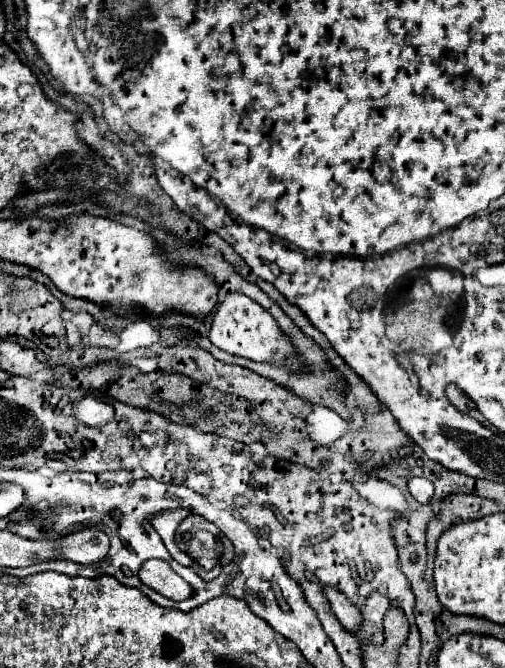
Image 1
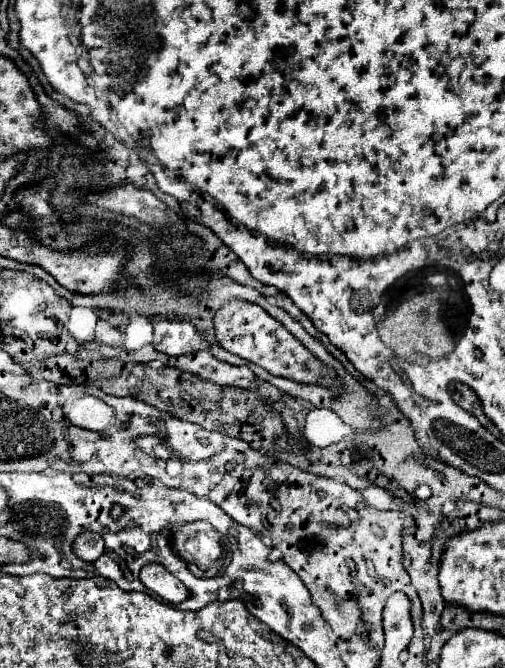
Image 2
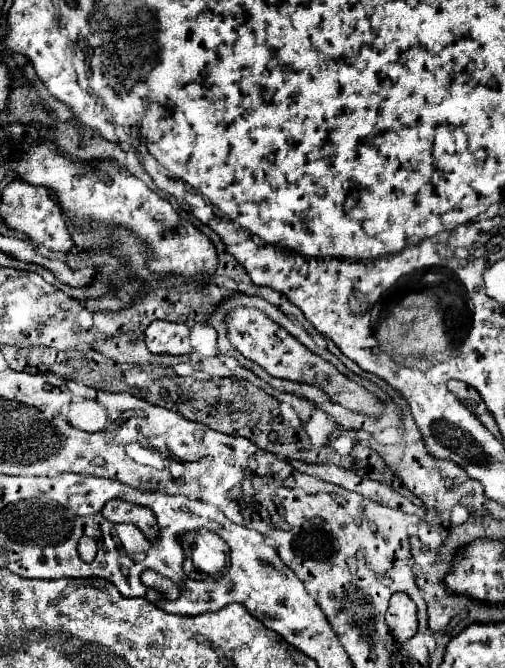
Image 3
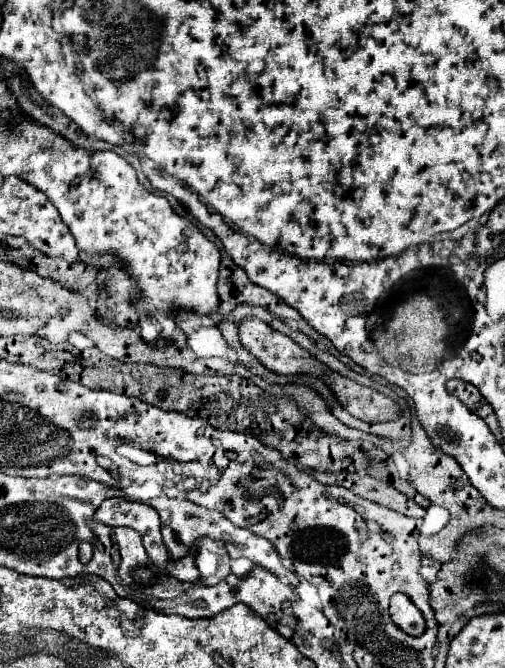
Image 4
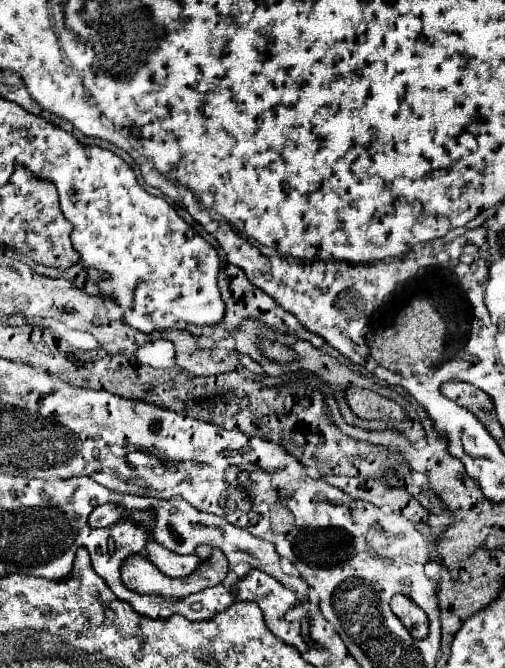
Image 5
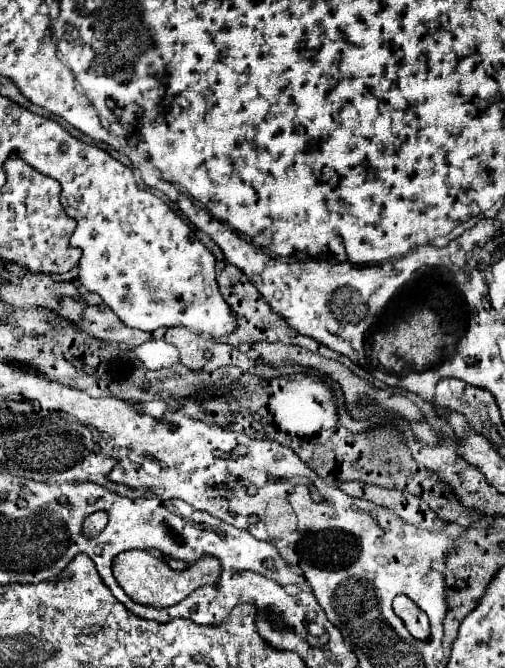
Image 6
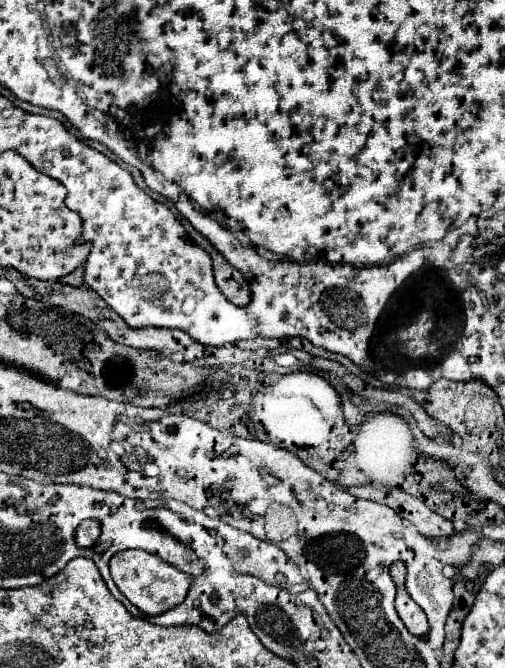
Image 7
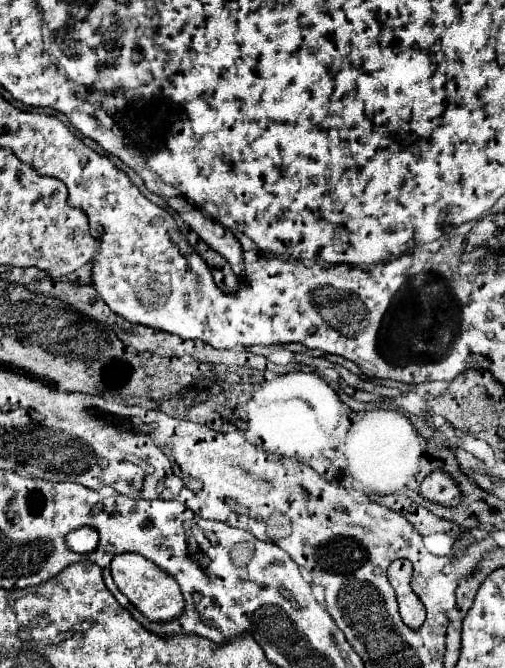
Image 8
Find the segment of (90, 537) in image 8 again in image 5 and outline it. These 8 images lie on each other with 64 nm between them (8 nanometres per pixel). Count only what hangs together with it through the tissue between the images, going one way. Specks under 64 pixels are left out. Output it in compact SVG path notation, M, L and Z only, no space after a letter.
M104 504L100 508L96 508L90 518L88 518L88 526L90 528L108 528L112 524L116 524L122 516L126 516L128 512L122 510L120 506L116 504Z

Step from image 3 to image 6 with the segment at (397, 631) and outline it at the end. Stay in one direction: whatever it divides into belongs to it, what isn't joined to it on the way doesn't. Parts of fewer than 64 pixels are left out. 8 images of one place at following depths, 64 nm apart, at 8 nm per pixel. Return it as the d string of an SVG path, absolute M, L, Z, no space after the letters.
M404 594L394 598L394 612L402 618L408 632L414 638L428 638L430 636L430 624L428 624L426 614Z

